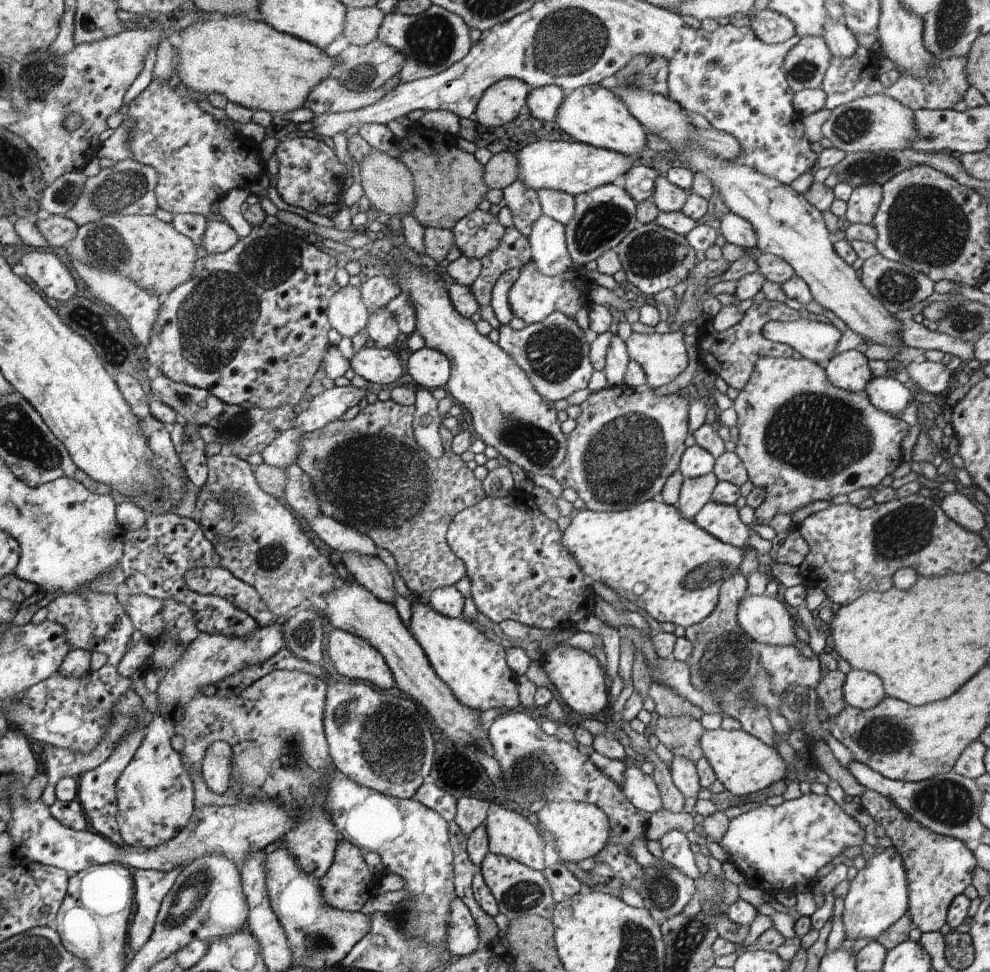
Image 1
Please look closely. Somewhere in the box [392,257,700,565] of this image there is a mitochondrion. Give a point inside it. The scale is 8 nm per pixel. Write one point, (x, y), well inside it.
(624, 459)

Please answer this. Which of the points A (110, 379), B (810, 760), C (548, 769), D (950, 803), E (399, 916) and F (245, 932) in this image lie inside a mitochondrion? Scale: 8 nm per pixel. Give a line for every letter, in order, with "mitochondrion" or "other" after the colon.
A: other
B: other
C: mitochondrion
D: mitochondrion
E: other
F: other

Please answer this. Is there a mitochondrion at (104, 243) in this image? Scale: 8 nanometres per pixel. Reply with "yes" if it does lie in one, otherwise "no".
yes

